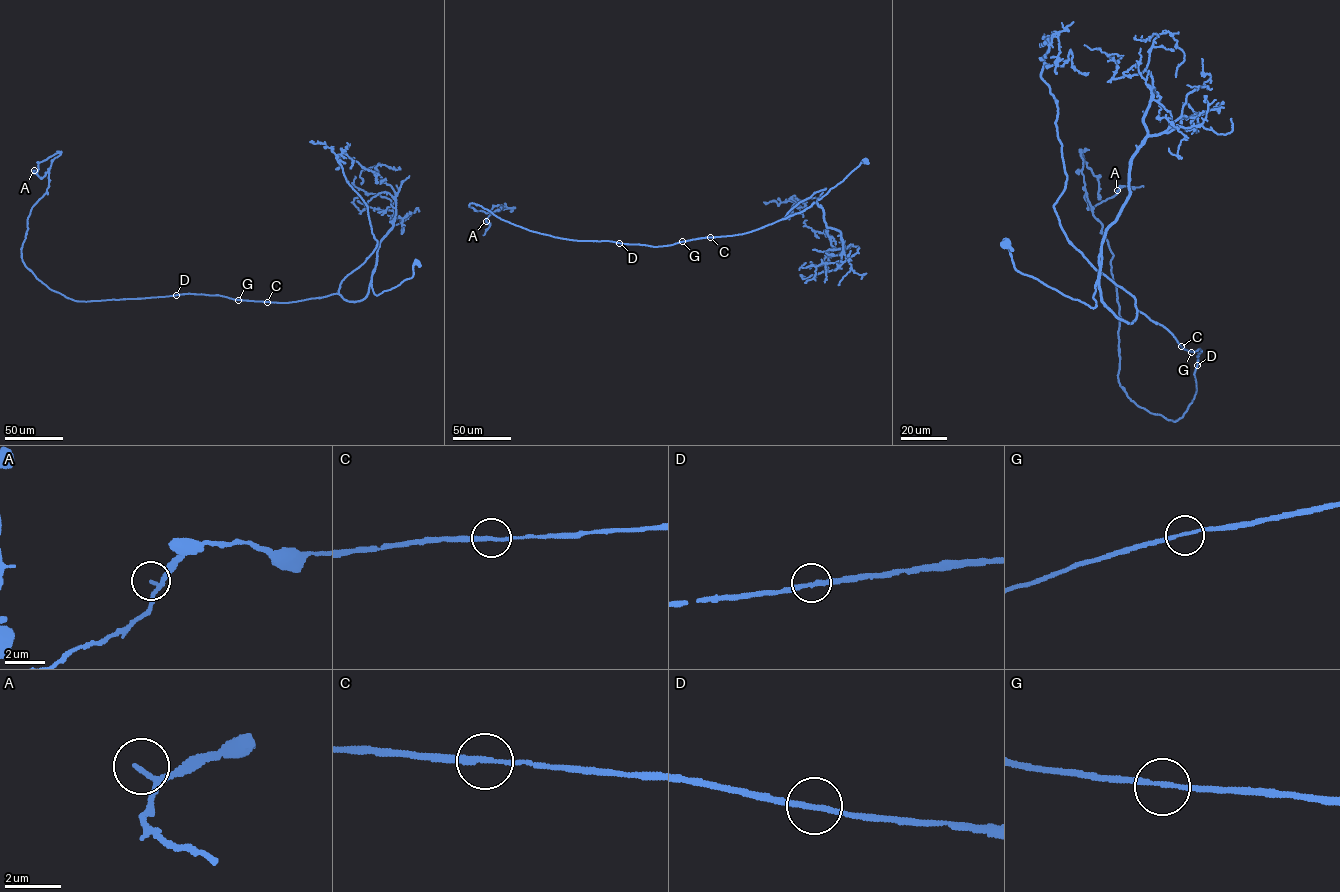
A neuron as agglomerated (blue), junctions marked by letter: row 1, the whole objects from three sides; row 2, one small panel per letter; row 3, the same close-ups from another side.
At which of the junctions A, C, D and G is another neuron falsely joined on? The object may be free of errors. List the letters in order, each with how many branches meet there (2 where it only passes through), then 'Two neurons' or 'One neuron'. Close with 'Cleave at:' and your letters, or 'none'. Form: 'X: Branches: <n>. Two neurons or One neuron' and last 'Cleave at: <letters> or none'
A: Branches: 2. One neuron
C: Branches: 2. One neuron
D: Branches: 2. One neuron
G: Branches: 2. One neuron
Cleave at: none

